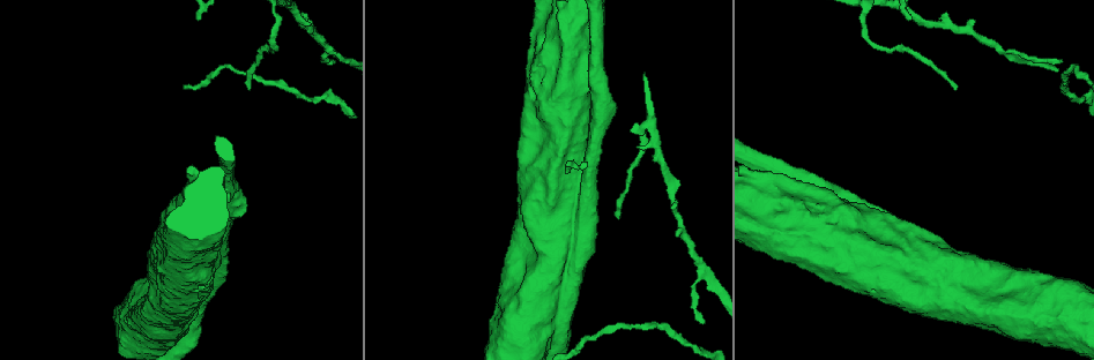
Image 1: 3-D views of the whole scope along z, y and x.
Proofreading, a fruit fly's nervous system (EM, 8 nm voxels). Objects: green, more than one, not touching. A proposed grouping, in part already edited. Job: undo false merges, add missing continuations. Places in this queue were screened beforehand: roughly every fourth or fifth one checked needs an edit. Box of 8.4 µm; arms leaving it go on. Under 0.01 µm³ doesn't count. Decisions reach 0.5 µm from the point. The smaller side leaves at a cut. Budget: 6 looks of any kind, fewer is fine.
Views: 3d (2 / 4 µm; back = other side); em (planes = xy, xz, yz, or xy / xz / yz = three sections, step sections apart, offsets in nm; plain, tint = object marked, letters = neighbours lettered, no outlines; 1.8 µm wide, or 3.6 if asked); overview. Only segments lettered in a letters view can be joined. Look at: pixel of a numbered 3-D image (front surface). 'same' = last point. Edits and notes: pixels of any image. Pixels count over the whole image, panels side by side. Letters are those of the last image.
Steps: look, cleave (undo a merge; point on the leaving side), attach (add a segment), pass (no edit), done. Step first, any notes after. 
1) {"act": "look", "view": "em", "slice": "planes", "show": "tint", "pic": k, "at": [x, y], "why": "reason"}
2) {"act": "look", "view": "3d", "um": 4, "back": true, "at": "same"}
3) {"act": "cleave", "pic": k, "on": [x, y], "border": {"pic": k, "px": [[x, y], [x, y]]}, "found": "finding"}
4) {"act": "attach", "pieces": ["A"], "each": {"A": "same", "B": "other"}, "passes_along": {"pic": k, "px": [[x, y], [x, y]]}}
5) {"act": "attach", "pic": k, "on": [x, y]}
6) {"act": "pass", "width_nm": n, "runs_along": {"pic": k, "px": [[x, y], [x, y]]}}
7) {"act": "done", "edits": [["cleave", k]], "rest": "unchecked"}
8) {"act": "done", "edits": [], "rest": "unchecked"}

{"act": "look", "view": "em", "um": 3.6, "slice": "planes", "show": "tint", "pic": 1, "at": [581, 158], "why": "closes a loop"}

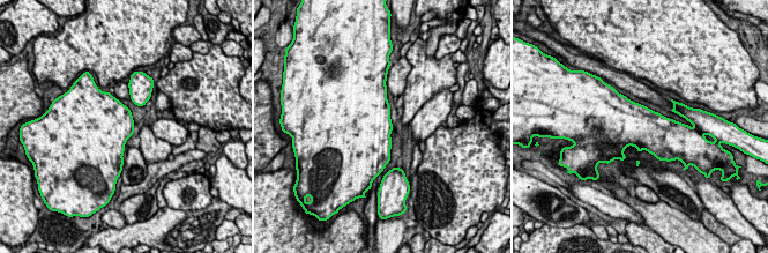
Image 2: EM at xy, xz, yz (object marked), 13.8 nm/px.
{"act": "look", "view": "em", "um": 3.6, "slice": "planes", "show": "letters", "at": "same"}

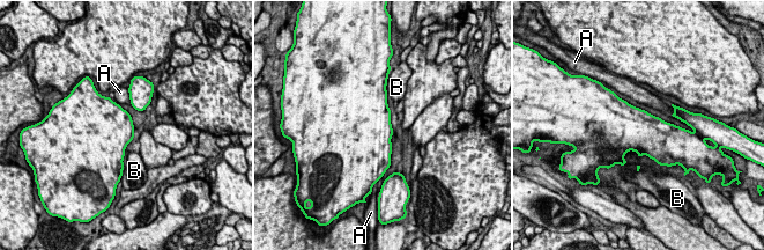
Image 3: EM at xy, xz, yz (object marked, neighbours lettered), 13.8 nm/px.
{"act": "pass", "each": {"A": "other", "B": "other"}, "border": {"pic": 3, "px": [[386, 90], [388, 95]]}, "found": "one neuron here"}

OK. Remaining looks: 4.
{"act": "look", "view": "em", "um": 3.6, "slice": "planes", "show": "letters", "pic": 1, "at": [577, 79], "why": "sudden change in width"}

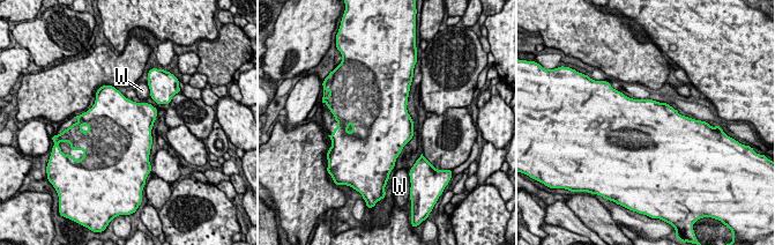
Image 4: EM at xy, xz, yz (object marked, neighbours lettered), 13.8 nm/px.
{"act": "pass", "width_nm": 850, "longest_contact_nm": ["W", 150], "each": {"W": "other"}, "found": "one neuron here"}

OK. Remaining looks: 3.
{"act": "look", "view": "em", "um": 3.6, "slice": "yz", "step": 16, "show": "letters", "pic": 1, "at": [576, 268]}

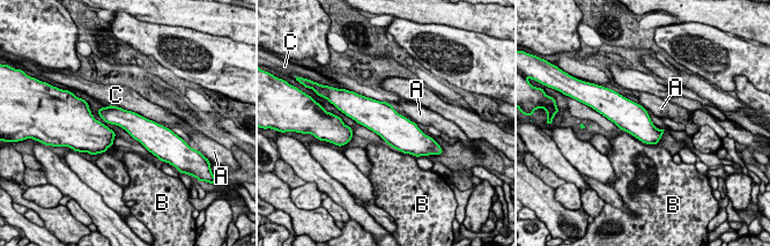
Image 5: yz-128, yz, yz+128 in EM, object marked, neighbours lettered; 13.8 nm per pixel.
{"act": "pass", "width_nm": 300, "each": {"A": "other", "B": "other", "C": "other"}, "border": {"pic": 5, "px": [[109, 104], [134, 111], [162, 125]]}, "found": "all the same neuron"}

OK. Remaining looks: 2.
{"act": "done", "edits": [], "rest": "unchecked"}

